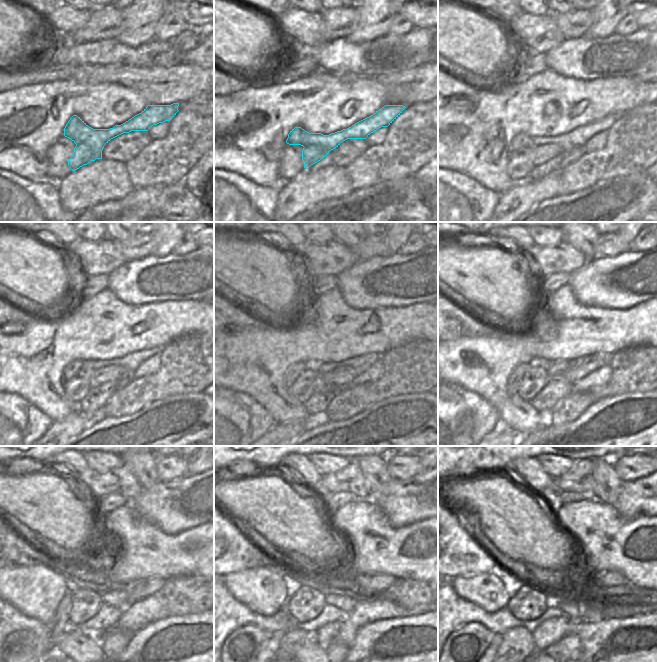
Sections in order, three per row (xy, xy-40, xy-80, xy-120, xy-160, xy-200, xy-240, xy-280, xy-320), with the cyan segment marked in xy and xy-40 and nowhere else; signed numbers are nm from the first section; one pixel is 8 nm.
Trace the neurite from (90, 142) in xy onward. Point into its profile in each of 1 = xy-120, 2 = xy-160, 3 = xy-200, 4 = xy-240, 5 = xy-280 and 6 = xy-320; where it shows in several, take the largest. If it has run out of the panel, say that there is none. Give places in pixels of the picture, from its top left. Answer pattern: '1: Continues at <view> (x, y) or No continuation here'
1: Continues at xy-120 (113, 369)
2: Continues at xy-160 (342, 373)
3: Continues at xy-200 (571, 371)
4: Continues at xy-240 (130, 593)
5: Continues at xy-280 (365, 586)
6: Continues at xy-320 (587, 586).

